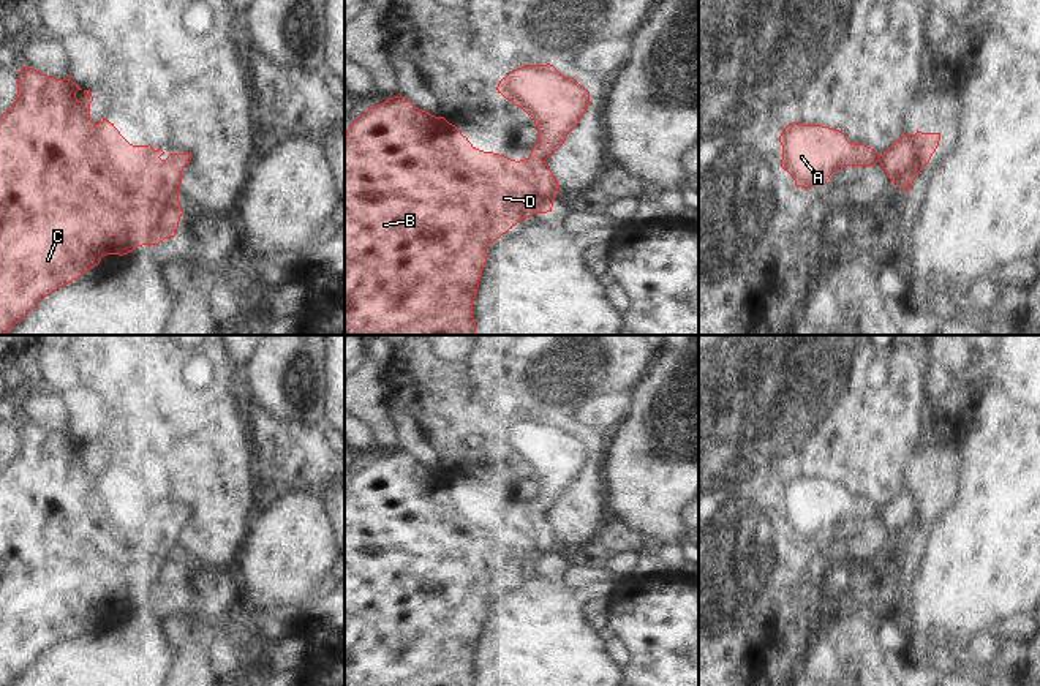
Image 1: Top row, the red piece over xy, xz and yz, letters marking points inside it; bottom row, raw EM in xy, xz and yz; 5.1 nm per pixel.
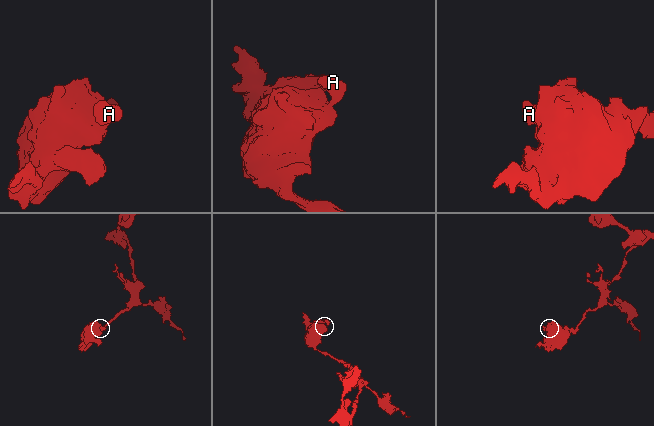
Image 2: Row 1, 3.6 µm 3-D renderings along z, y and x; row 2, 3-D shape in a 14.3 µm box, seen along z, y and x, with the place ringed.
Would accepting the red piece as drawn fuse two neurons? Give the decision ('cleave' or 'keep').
keep

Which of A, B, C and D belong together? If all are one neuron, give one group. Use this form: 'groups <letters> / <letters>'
groups A B C D

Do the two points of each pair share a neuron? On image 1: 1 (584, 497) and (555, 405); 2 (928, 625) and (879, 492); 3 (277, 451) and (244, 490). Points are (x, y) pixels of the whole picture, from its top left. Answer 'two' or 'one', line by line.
1: one
2: two
3: two

